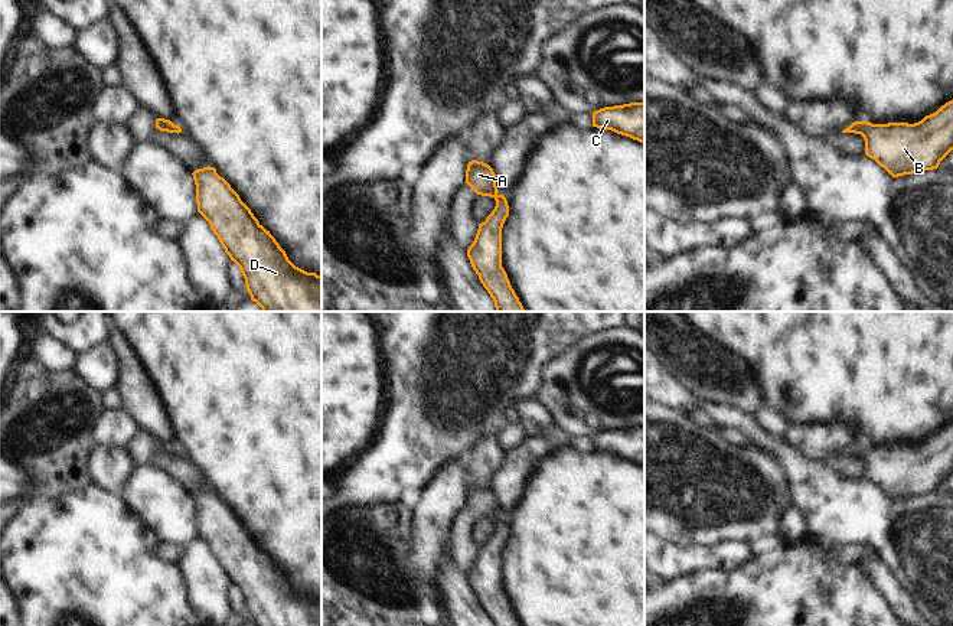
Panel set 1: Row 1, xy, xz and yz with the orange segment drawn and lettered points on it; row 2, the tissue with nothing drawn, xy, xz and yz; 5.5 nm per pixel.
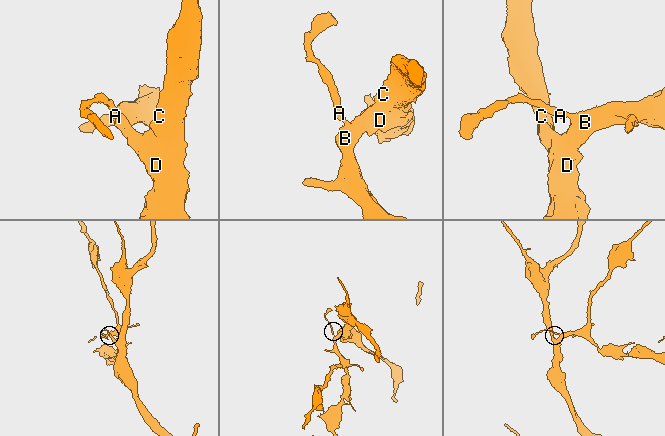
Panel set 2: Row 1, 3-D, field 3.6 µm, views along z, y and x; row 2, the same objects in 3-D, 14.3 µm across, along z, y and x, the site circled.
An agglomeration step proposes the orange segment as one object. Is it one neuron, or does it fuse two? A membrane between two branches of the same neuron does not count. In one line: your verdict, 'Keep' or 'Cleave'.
Keep.

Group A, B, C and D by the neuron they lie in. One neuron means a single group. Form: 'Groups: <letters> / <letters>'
Groups: A B C D.

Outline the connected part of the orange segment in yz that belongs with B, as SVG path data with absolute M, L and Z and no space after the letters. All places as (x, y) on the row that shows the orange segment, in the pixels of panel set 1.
M953 100L914 124L855 121L842 133L861 134L865 154L892 177L933 170L953 150Z

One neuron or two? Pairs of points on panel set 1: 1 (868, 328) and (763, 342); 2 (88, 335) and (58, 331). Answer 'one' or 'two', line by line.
1: one
2: one

